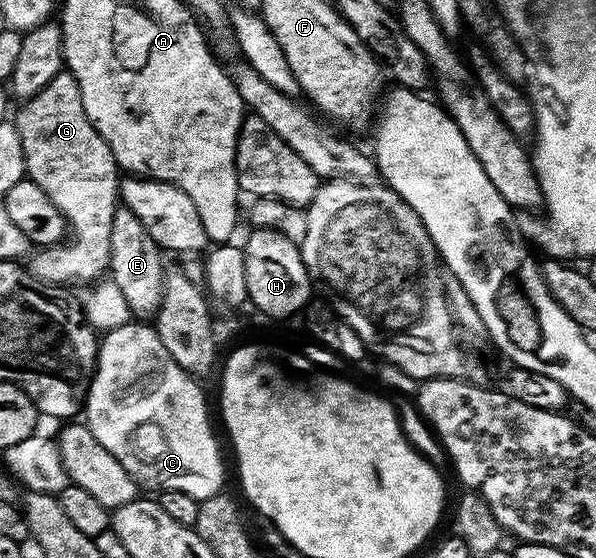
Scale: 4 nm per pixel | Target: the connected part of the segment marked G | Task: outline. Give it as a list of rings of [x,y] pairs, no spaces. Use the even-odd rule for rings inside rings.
[[[64,71],[49,79],[49,83],[45,83],[45,87],[37,91],[37,95],[22,102],[21,108],[23,110],[17,116],[17,124],[27,159],[27,177],[37,183],[37,187],[41,187],[41,191],[45,191],[49,199],[53,199],[69,226],[69,240],[40,248],[36,252],[39,254],[29,261],[29,268],[35,276],[52,285],[76,287],[79,284],[82,286],[84,283],[94,283],[109,269],[109,239],[113,231],[115,206],[120,204],[121,170],[115,163],[113,151],[109,151],[109,143],[105,143],[93,123],[89,123],[89,115],[85,115],[85,103],[81,103],[81,87],[71,72]]]

